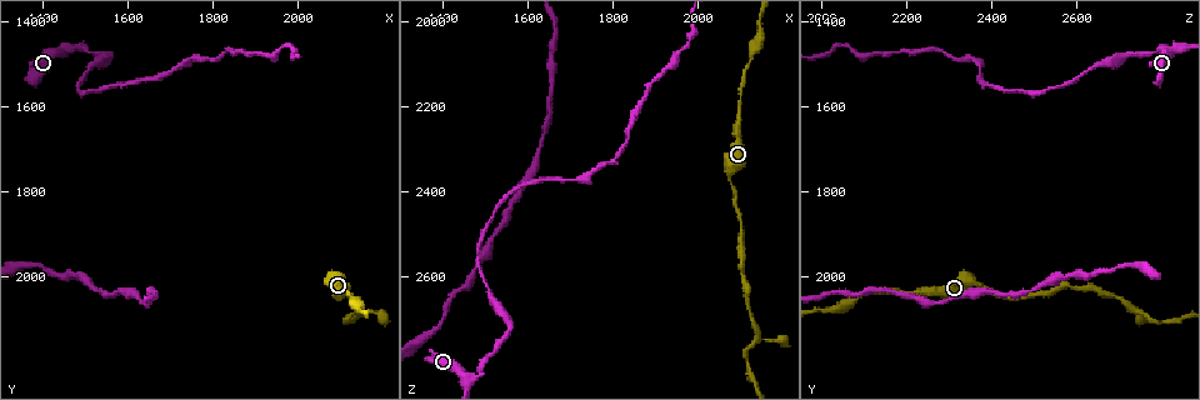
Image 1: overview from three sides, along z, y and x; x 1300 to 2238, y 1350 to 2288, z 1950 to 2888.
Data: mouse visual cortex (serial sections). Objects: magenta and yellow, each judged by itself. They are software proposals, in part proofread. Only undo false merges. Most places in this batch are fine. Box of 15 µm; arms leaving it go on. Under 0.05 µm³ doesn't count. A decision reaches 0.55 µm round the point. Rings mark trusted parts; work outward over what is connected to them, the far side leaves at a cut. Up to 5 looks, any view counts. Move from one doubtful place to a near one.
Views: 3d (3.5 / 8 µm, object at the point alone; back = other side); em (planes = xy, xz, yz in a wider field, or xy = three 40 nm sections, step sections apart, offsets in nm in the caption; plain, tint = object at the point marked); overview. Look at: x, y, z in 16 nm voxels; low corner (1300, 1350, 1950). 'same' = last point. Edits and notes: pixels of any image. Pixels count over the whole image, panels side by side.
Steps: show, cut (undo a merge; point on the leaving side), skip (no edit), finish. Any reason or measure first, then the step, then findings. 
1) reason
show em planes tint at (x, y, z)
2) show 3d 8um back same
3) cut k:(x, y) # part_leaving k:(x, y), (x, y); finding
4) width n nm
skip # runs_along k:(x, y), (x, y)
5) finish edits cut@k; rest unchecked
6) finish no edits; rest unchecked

abrupt turn
show em xy step 1 tint at (1460, 1465, 2835)

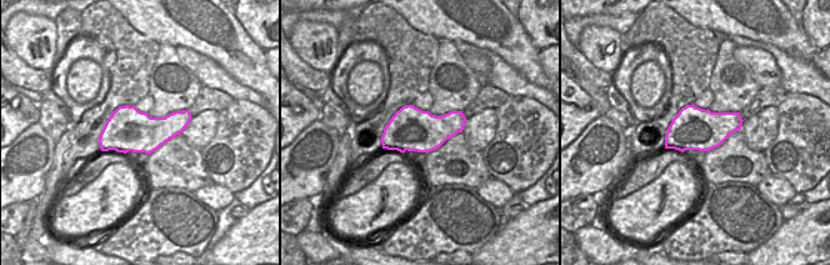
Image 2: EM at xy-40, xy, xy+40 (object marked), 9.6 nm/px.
wider look
show 3d 3.5um same

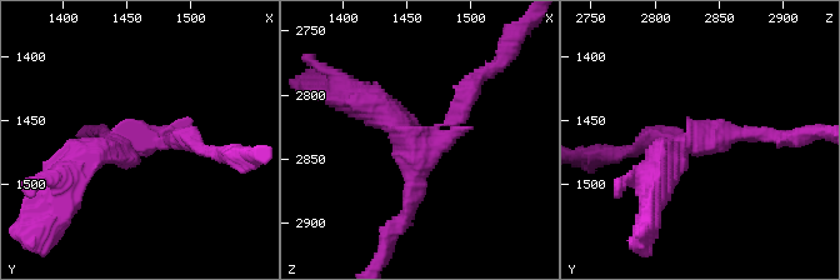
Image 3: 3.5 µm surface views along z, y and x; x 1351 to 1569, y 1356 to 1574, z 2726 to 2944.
arm_widths 200, 200, 400 nm
skip # all the same cell

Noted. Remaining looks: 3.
three arms meet
show 3d 3.5um at (2135, 2085, 2740)

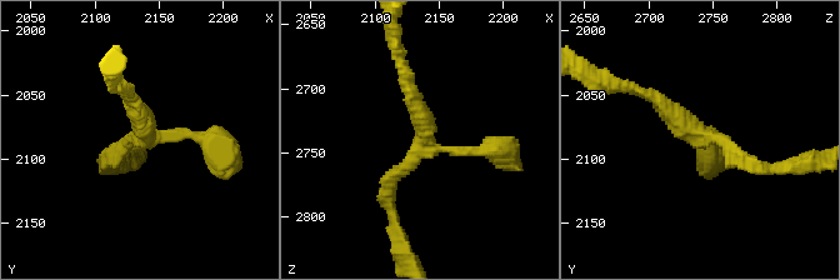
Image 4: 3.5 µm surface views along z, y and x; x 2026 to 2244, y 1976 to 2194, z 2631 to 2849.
arms 3; arm_widths 150, 200, 200 nm
show em planes plain at (2140, 2082, 2740)

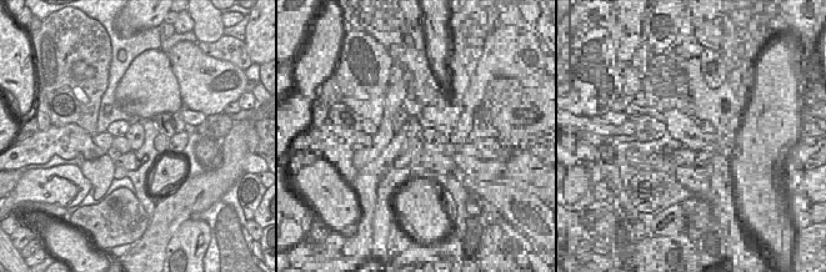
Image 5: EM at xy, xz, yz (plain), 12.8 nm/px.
with the object marked
show em planes tint same

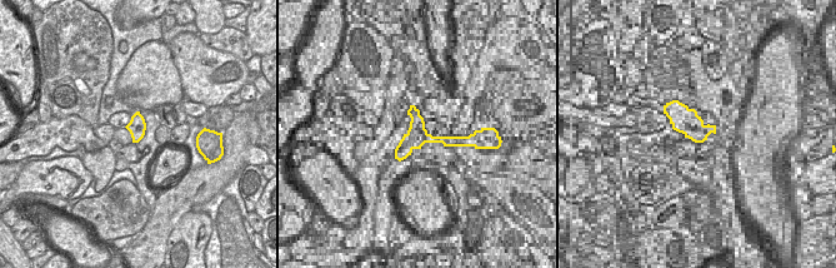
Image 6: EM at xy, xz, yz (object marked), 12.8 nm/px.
skip # runs_along 4:(638, 91), (761, 164); one cell here

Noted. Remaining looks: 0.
finish no edits; rest unchecked

